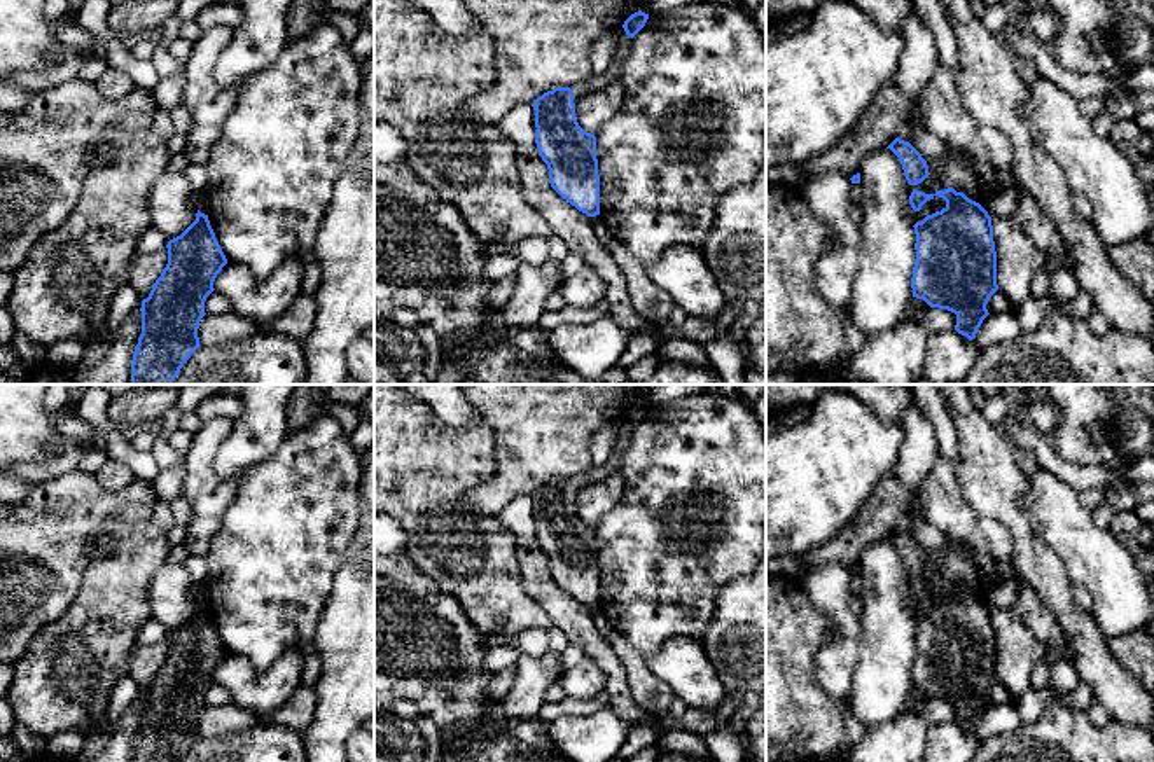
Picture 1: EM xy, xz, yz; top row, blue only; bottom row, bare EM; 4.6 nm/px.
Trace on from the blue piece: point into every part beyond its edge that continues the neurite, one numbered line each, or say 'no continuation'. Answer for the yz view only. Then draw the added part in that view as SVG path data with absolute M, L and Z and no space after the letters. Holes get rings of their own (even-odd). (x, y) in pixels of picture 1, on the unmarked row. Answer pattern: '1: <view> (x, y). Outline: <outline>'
no continuation

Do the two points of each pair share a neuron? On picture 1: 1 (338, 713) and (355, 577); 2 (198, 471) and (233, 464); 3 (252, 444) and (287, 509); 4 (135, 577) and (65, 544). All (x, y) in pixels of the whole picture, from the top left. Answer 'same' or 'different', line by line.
1: same
2: different
3: different
4: different

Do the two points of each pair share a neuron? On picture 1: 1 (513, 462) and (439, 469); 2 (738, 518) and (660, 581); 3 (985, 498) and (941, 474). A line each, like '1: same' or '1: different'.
1: different
2: same
3: different

